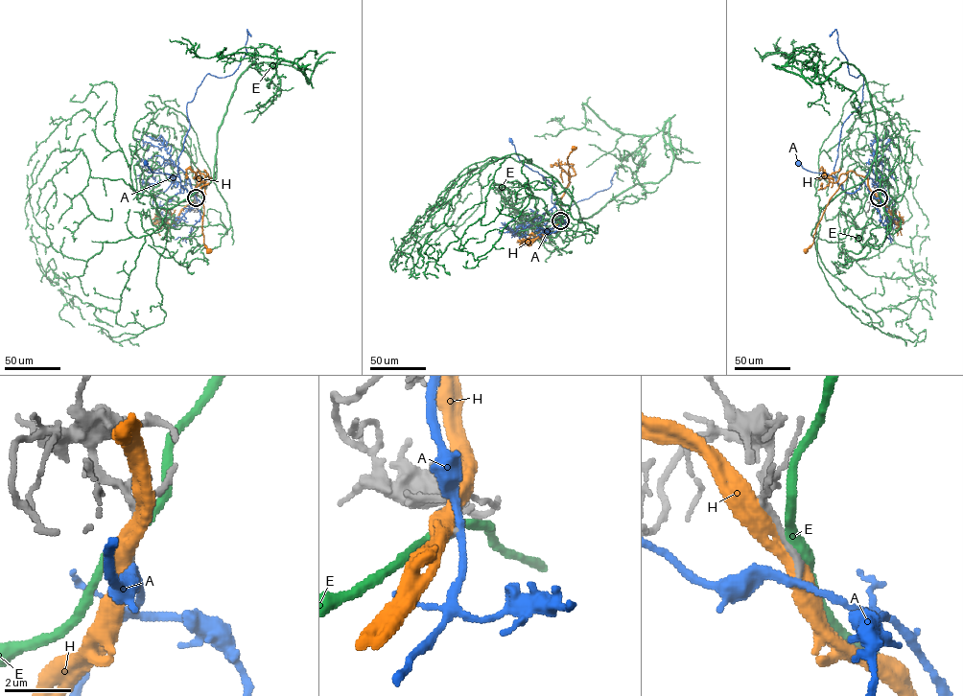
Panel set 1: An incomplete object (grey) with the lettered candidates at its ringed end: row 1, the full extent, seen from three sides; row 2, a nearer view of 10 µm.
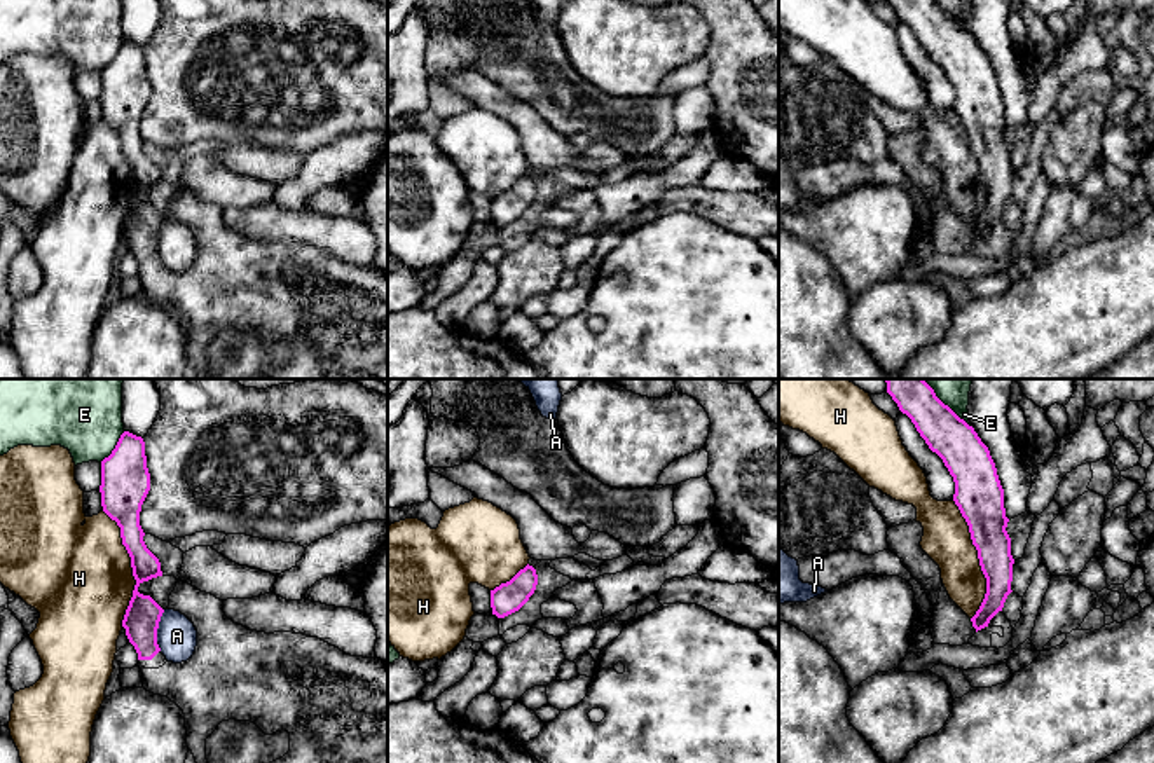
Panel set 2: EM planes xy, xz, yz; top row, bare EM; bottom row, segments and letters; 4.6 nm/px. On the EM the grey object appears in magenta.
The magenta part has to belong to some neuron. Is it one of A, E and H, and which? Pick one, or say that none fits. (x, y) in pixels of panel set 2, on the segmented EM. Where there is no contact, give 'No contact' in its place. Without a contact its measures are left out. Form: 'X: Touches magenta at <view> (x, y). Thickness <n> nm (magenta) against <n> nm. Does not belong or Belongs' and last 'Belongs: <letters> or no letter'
A: Touches magenta at xy (156, 631). Thickness 160 nm (magenta) against 190 nm. Does not belong
E: Touches magenta at xy (116, 447). Thickness 220 nm (magenta) against 400 nm. Does not belong
H: Touches magenta at yz (978, 557). Thickness 200 nm (magenta) against 220 nm. Does not belong
Belongs: no letter

